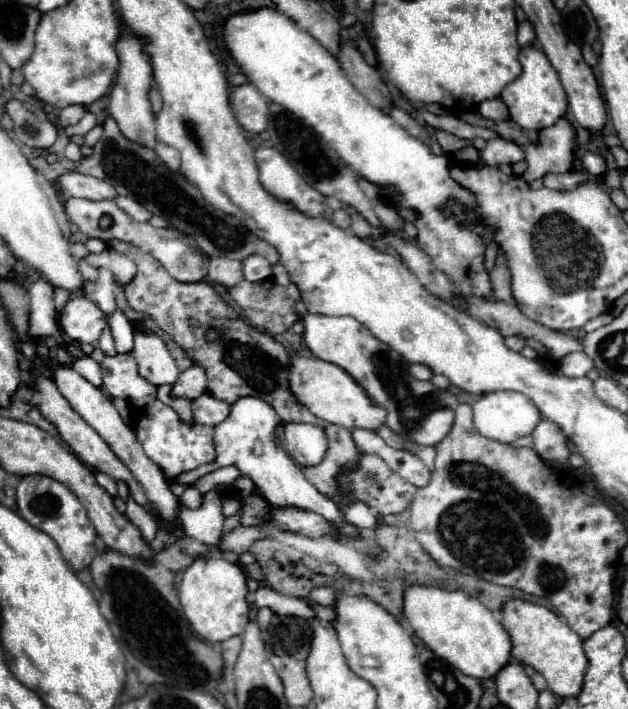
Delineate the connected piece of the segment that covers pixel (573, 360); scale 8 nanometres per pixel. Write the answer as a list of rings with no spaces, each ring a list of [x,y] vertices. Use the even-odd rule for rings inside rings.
[[[585,352],[567,354],[567,356],[561,360],[561,372],[563,372],[565,376],[571,376],[571,378],[585,376],[591,368],[593,368],[593,360],[591,360]]]

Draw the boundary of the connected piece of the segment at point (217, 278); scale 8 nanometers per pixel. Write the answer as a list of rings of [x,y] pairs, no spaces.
[[[211,258],[209,262],[209,274],[207,280],[217,282],[221,286],[235,286],[237,282],[243,282],[243,270],[239,260],[229,260],[229,258]]]

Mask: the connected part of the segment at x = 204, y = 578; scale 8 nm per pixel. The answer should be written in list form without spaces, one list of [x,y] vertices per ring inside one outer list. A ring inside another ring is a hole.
[[[199,556],[183,574],[183,582],[179,586],[179,600],[187,620],[193,630],[207,642],[223,642],[231,636],[243,634],[249,618],[247,618],[247,576],[239,564],[227,562],[225,558],[215,556]]]

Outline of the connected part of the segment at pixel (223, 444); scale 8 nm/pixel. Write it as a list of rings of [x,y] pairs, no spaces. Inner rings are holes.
[[[257,396],[239,398],[231,406],[229,416],[213,428],[213,444],[217,446],[217,454],[219,454],[219,460],[215,460],[215,464],[219,468],[237,466],[243,476],[247,476],[255,482],[255,486],[261,490],[261,494],[265,496],[265,500],[271,506],[275,506],[275,508],[295,506],[295,508],[317,512],[323,518],[327,518],[329,522],[339,524],[343,534],[357,536],[359,530],[343,518],[341,510],[303,476],[303,472],[297,468],[297,464],[279,446],[277,436],[275,436],[275,428],[279,426],[279,422],[281,420],[277,418],[277,412],[265,400],[261,400]]]

